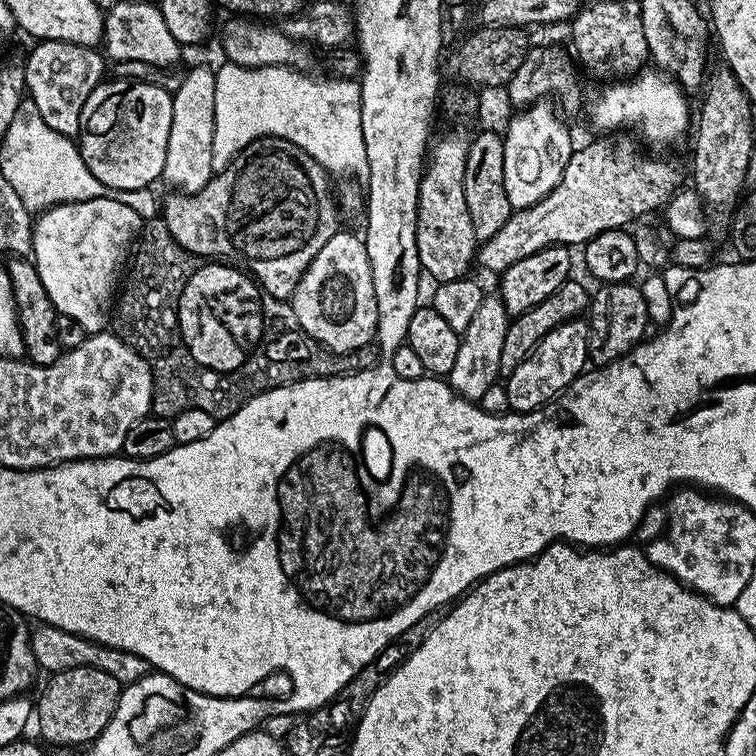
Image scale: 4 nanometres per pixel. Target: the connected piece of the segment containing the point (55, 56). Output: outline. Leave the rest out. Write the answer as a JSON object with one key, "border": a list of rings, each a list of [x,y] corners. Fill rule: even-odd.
{"border":[[[41,40],[33,45],[28,61],[23,61],[22,64],[27,95],[34,102],[38,114],[42,114],[42,122],[46,122],[46,126],[50,126],[50,130],[58,130],[58,134],[63,136],[79,137],[82,106],[86,106],[86,98],[90,98],[90,94],[106,76],[105,57],[96,48],[78,46],[74,42],[65,40]]]}

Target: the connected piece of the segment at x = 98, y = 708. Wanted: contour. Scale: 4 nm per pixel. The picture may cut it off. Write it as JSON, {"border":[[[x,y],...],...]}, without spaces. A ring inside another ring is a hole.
{"border":[[[71,668],[53,672],[47,679],[48,685],[40,701],[37,699],[34,704],[34,724],[40,727],[39,739],[49,740],[52,744],[91,745],[110,722],[118,706],[122,685],[97,668]]]}

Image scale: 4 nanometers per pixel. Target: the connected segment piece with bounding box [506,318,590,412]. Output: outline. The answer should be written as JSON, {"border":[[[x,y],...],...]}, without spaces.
{"border":[[[583,319],[568,320],[562,326],[550,330],[542,342],[514,371],[506,377],[510,394],[510,409],[514,412],[532,412],[548,401],[557,399],[565,388],[578,379],[589,367],[588,326]]]}

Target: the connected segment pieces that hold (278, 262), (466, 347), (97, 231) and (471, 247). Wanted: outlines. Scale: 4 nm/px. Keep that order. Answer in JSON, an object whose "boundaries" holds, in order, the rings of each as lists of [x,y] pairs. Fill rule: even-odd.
{"boundaries":[[[[259,136],[197,192],[171,194],[165,200],[163,197],[162,218],[178,246],[198,258],[231,262],[251,273],[265,292],[279,300],[288,300],[318,250],[338,231],[338,200],[328,179],[328,169],[294,146],[294,142],[277,136]]],[[[485,295],[482,306],[478,306],[470,326],[466,326],[461,335],[458,358],[454,358],[454,370],[450,370],[446,377],[448,384],[459,396],[479,402],[482,394],[486,394],[487,388],[494,386],[501,379],[502,346],[506,343],[509,319],[506,306],[500,301],[499,295]]],[[[111,195],[73,204],[56,204],[35,217],[30,256],[38,270],[38,278],[42,278],[42,286],[46,286],[46,294],[59,315],[74,318],[74,322],[79,322],[90,334],[105,331],[107,324],[104,323],[110,320],[114,312],[114,293],[118,288],[115,272],[125,267],[141,227],[140,215]]],[[[456,132],[453,136],[444,136],[433,143],[430,155],[424,165],[424,177],[420,179],[420,197],[418,198],[418,218],[416,219],[416,241],[420,267],[425,273],[433,276],[433,281],[450,282],[462,280],[469,275],[468,267],[474,264],[478,256],[478,241],[474,226],[470,226],[470,210],[466,210],[466,158],[470,143],[469,133]]]]}

